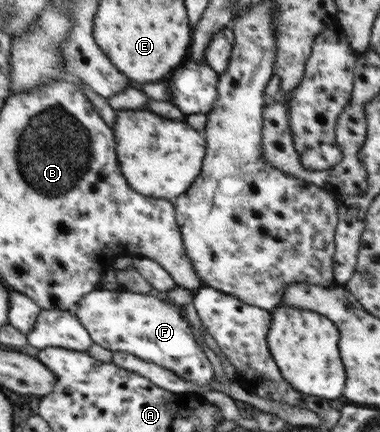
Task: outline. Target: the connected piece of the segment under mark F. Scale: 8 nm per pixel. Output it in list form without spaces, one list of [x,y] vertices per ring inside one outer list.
[[[176,284],[166,291],[163,300],[154,294],[130,292],[121,287],[117,292],[94,289],[79,302],[75,315],[88,329],[94,342],[102,348],[115,352],[127,352],[166,370],[172,370],[187,381],[197,385],[209,385],[214,378],[214,368],[196,341],[187,319],[180,315],[181,306],[192,302],[193,291]]]

